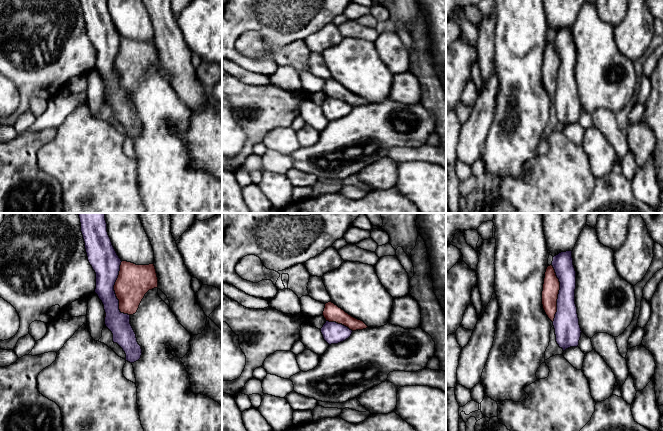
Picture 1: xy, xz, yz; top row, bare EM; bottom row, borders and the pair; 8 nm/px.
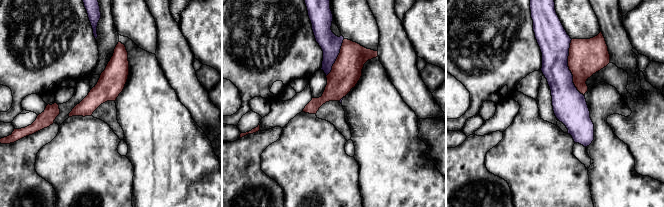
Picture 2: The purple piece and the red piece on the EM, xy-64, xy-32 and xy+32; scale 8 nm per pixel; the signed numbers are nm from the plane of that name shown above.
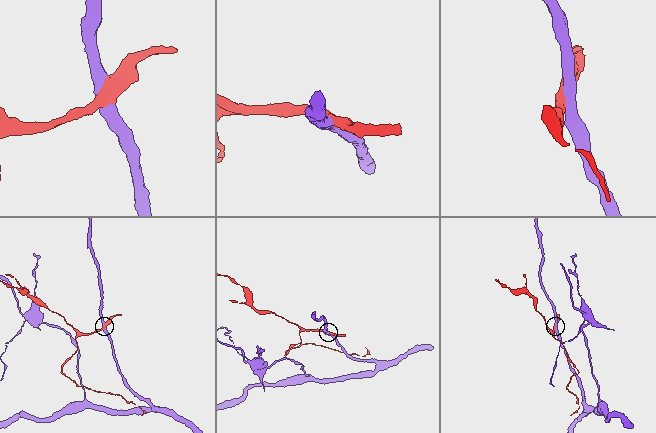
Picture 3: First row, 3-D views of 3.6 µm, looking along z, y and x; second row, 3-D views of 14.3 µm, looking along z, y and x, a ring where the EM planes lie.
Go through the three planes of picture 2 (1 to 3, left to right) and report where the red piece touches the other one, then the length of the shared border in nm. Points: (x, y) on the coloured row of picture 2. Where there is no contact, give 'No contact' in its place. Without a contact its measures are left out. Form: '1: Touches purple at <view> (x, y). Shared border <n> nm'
1: No contact
2: Touches purple at xy-32 (336, 58). Shared border 340 nm
3: Touches purple at xy+32 (568, 67). Shared border 460 nm

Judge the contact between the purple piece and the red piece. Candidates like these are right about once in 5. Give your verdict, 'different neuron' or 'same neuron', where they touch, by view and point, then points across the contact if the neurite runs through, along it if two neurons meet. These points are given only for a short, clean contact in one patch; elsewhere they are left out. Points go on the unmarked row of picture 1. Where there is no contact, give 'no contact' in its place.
different neuron; contact xy (114, 67)

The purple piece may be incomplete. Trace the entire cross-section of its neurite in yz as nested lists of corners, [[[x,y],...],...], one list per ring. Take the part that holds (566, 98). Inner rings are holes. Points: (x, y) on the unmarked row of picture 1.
[[[572,27],[561,28],[554,32],[551,41],[560,58],[553,102],[556,118],[565,127],[570,123],[578,123],[582,108],[575,80],[576,47]]]

